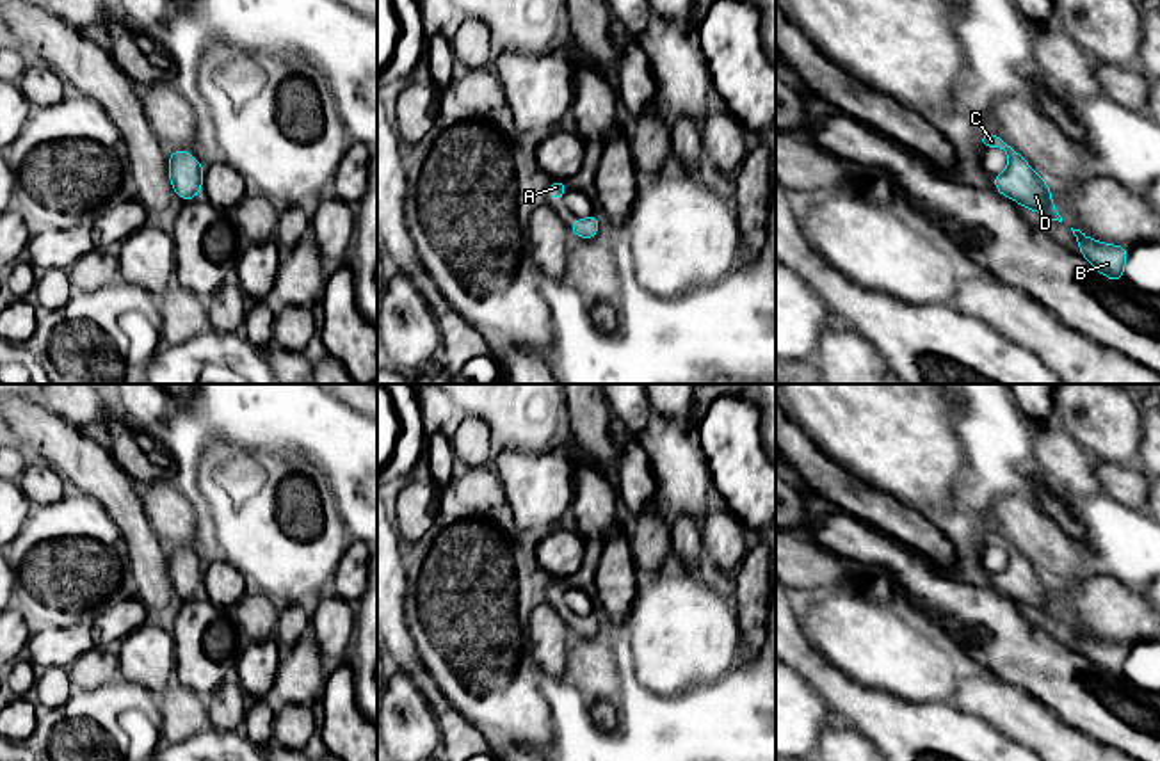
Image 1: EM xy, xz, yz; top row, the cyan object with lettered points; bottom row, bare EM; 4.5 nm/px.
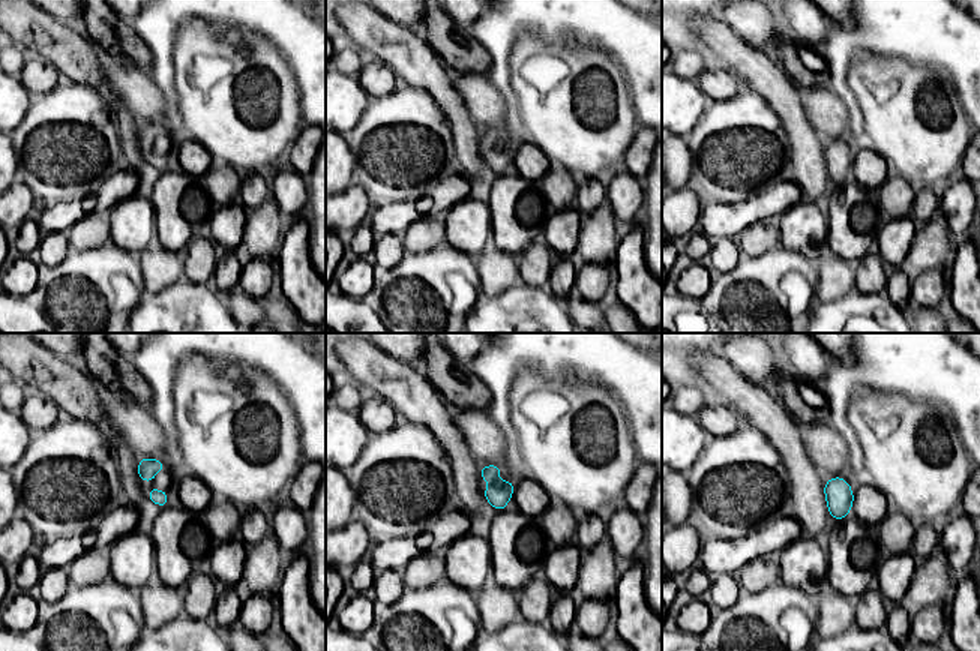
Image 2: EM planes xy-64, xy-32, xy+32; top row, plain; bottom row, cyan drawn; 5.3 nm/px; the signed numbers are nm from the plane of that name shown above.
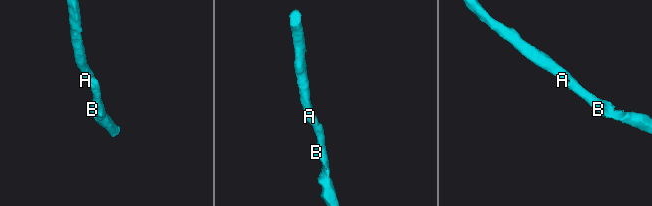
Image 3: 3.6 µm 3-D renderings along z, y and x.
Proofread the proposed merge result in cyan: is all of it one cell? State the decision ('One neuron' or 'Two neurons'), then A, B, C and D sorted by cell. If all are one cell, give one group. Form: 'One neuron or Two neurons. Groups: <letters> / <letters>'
One neuron. Groups: A B C D

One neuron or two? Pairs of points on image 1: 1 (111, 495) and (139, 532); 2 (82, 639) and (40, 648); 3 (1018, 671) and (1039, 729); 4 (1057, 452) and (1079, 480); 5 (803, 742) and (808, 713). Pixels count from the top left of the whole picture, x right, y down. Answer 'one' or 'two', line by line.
1: one
2: one
3: two
4: one
5: one

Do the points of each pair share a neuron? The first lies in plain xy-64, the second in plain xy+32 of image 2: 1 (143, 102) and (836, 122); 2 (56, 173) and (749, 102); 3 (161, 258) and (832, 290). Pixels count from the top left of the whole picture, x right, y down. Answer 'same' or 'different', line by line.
1: same
2: same
3: same

